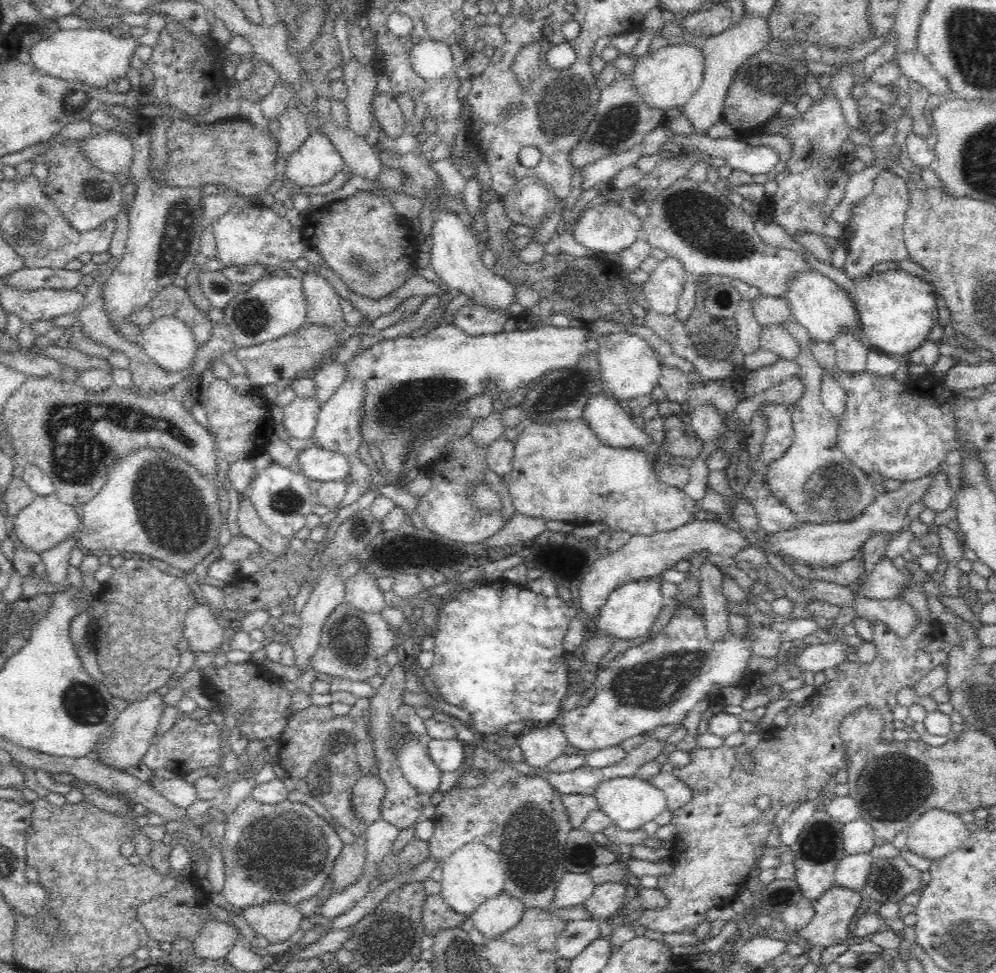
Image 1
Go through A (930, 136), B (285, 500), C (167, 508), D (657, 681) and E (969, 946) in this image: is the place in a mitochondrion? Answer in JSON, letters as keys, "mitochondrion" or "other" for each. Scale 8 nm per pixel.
{"A":"other","B":"mitochondrion","C":"mitochondrion","D":"mitochondrion","E":"mitochondrion"}

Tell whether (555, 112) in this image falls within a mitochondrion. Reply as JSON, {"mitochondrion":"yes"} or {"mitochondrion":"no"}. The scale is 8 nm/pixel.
{"mitochondrion":"yes"}

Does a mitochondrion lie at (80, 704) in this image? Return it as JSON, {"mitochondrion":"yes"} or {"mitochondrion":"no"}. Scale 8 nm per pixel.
{"mitochondrion":"yes"}

